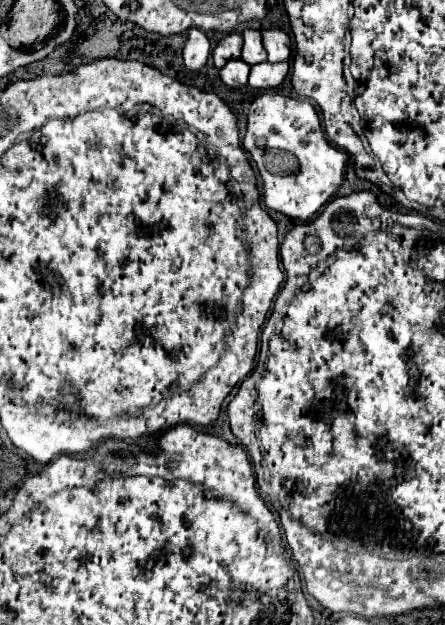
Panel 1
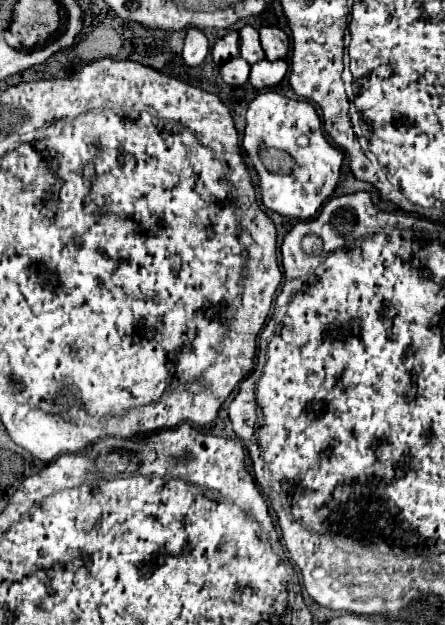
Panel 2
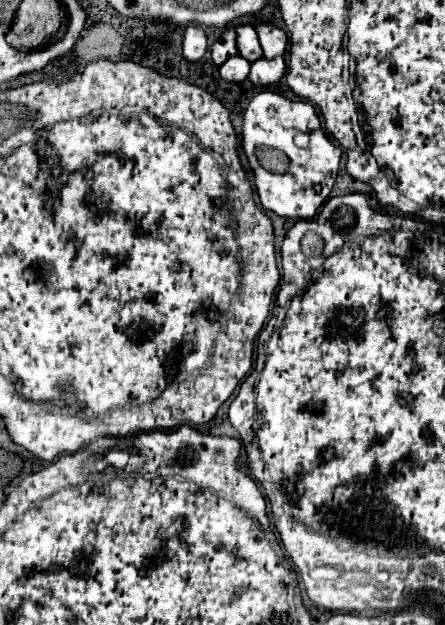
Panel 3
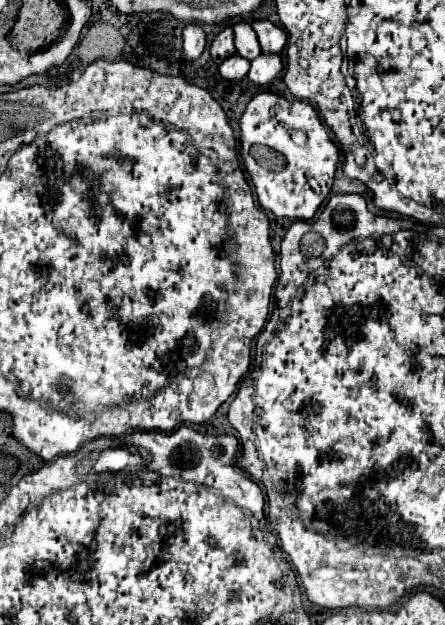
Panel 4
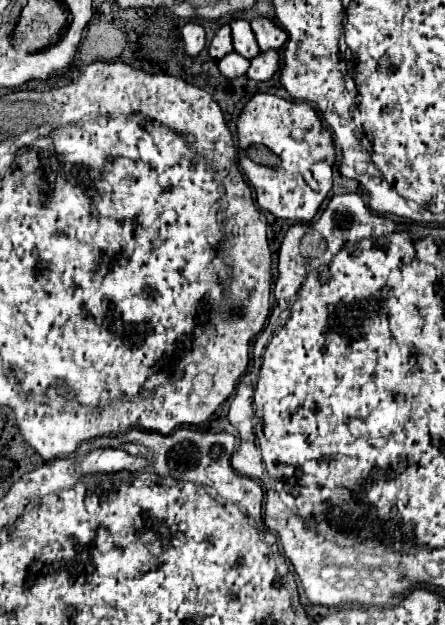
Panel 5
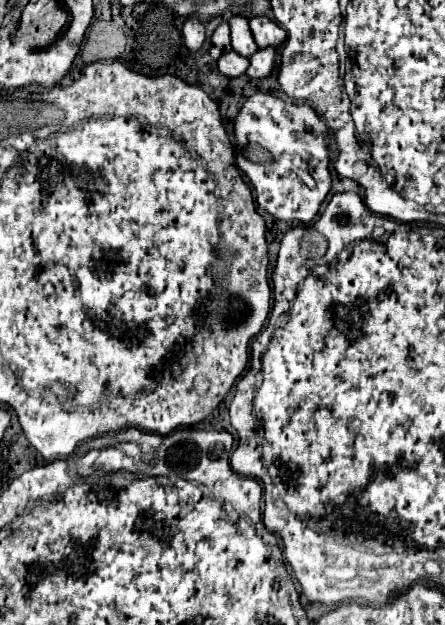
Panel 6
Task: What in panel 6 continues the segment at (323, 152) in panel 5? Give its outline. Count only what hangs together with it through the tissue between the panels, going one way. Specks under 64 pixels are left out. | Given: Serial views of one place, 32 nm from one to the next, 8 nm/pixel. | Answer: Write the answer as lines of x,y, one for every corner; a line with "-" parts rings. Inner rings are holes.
256,92
244,102
240,114
234,118
234,134
238,148
236,164
254,186
256,204
270,212
276,220
296,220
308,224
316,216
332,184
328,128
322,120
318,120
318,114
312,110
312,106
284,102
272,94

